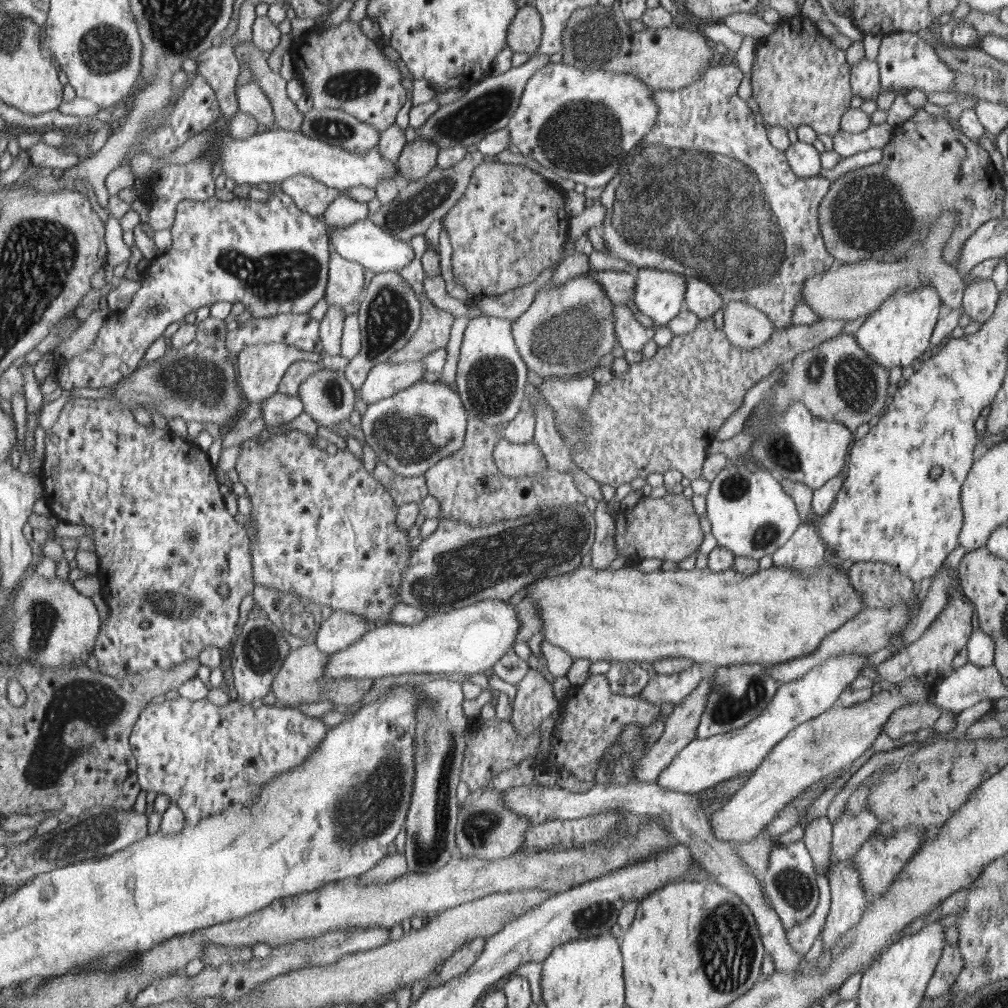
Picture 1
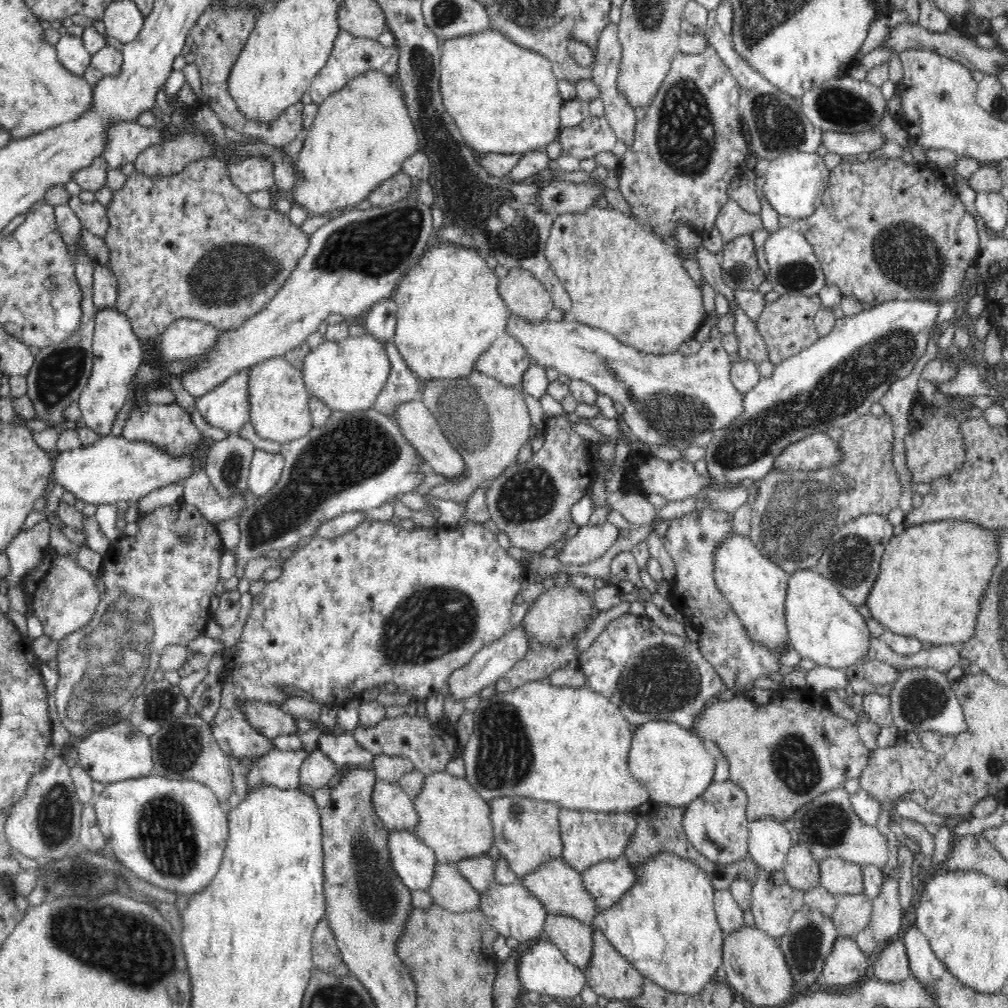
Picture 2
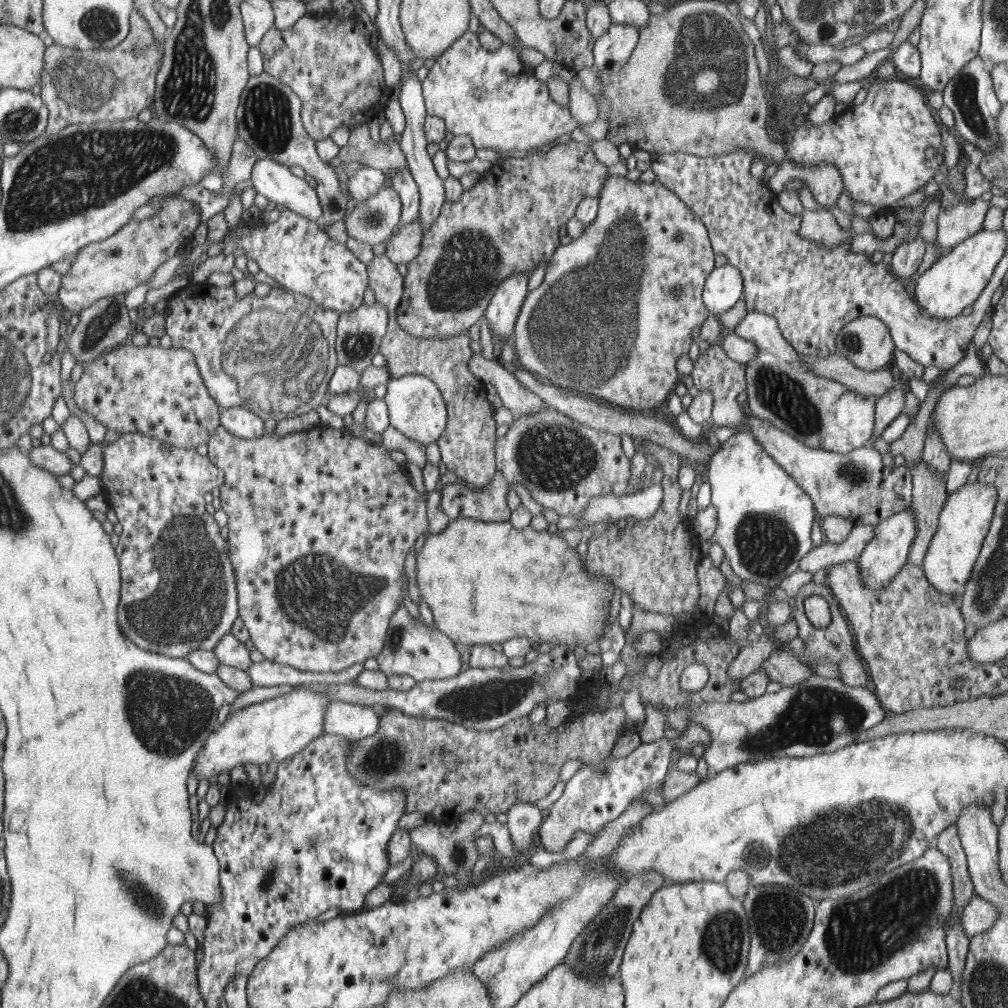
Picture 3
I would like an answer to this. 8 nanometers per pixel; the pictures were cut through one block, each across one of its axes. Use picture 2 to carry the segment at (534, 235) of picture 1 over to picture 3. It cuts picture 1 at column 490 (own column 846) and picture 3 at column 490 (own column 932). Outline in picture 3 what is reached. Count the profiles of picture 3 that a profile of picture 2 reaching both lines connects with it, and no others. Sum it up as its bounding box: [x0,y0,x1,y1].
[397,138,607,338]

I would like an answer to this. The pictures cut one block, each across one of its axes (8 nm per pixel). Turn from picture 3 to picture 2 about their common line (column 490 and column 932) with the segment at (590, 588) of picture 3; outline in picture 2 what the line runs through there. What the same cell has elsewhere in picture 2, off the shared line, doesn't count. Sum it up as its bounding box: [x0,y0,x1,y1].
[865,519,999,645]

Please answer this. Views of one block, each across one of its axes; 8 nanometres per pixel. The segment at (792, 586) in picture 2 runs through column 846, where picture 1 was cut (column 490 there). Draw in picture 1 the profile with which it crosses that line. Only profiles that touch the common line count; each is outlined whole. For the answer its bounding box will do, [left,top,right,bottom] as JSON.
[325,598,520,678]

